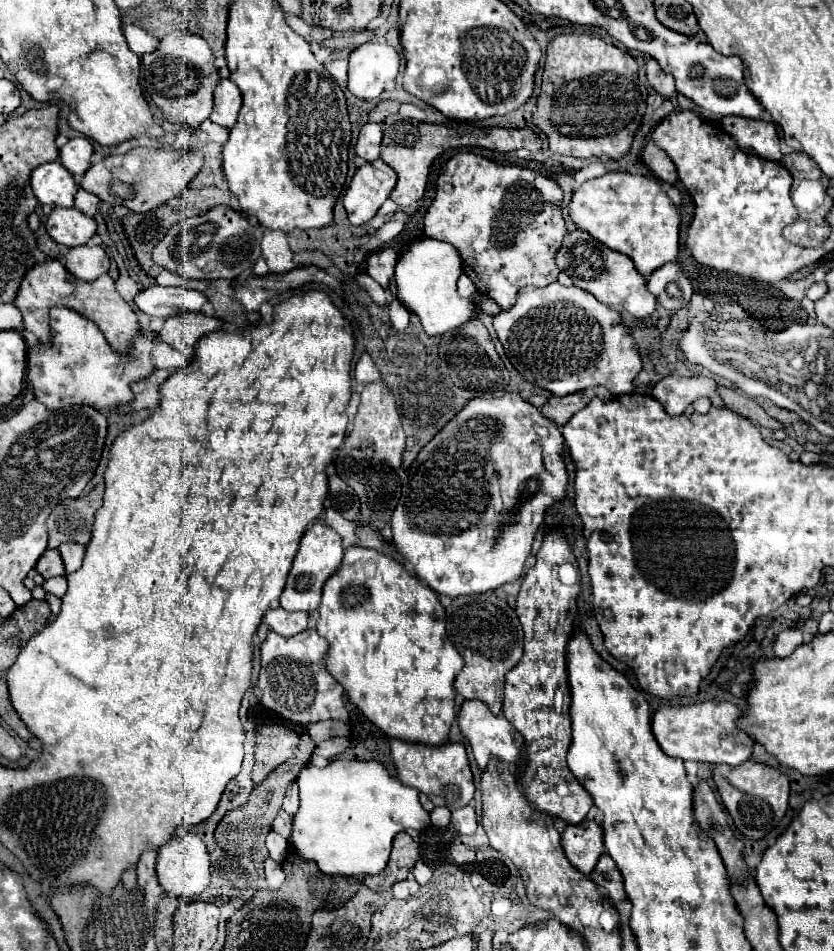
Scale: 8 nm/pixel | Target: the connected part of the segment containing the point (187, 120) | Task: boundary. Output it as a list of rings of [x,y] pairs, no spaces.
[[[171,32],[161,38],[159,48],[141,58],[143,62],[143,82],[149,98],[163,112],[165,120],[173,124],[183,124],[197,128],[209,118],[213,110],[213,90],[219,82],[219,72],[215,68],[215,56],[205,44],[205,40],[191,32]]]

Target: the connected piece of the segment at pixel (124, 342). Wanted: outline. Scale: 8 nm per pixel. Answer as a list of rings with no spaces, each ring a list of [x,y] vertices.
[[[47,258],[45,262],[33,266],[33,270],[27,270],[27,276],[21,280],[21,286],[17,292],[19,294],[13,304],[23,314],[23,326],[25,326],[25,330],[33,332],[41,342],[49,342],[49,308],[51,306],[67,306],[67,308],[91,318],[93,322],[97,322],[105,340],[117,352],[125,352],[133,340],[133,334],[139,330],[135,312],[115,290],[115,282],[111,280],[109,274],[105,274],[93,282],[81,282],[73,274],[69,274],[69,270],[59,260]]]

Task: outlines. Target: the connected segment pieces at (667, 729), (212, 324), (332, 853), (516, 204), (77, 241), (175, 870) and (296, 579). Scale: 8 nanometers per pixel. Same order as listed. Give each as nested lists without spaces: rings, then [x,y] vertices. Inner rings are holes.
[[[727,700],[695,702],[689,706],[661,706],[651,718],[651,728],[667,756],[709,764],[739,766],[751,758],[755,746],[755,742],[745,732],[737,730],[735,722],[739,714],[741,710]]]
[[[185,312],[165,320],[165,326],[157,334],[165,344],[179,350],[187,360],[193,360],[199,338],[217,330],[223,330],[221,320],[197,312]]]
[[[333,760],[325,768],[307,764],[297,778],[297,786],[301,804],[293,816],[293,832],[287,838],[289,846],[299,858],[317,862],[319,870],[329,876],[381,874],[389,862],[393,838],[407,828],[429,826],[429,814],[419,804],[419,792],[403,786],[397,778],[391,778],[385,766],[377,760]]]
[[[457,152],[447,164],[445,168],[441,170],[439,174],[439,180],[437,180],[437,192],[435,192],[435,198],[431,202],[431,206],[427,208],[427,214],[425,214],[425,234],[429,238],[435,238],[435,240],[443,240],[443,242],[449,242],[451,246],[457,248],[461,260],[463,260],[463,272],[473,280],[473,284],[477,286],[477,290],[489,298],[493,298],[501,310],[509,310],[513,304],[515,304],[515,296],[517,292],[523,288],[523,286],[549,286],[551,282],[557,280],[559,276],[559,268],[555,264],[555,254],[557,250],[561,248],[561,242],[567,234],[567,226],[565,226],[565,220],[561,216],[561,200],[563,200],[563,190],[559,188],[559,184],[547,176],[541,176],[529,168],[521,168],[521,166],[503,166],[503,164],[497,164],[497,162],[491,162],[489,158],[485,156],[479,156],[479,154],[473,154],[473,152]]]
[[[53,208],[45,228],[57,244],[73,248],[89,242],[89,238],[97,232],[97,222],[77,208]]]
[[[185,834],[185,836],[173,836],[167,844],[161,846],[159,856],[157,856],[157,878],[167,894],[175,894],[179,898],[193,898],[201,894],[211,880],[209,872],[209,854],[207,846],[197,834]]]
[[[315,522],[313,526],[309,526],[305,530],[303,538],[301,538],[299,552],[295,556],[291,574],[289,574],[285,590],[281,594],[281,608],[285,608],[285,610],[305,610],[305,612],[317,610],[317,606],[321,602],[321,588],[327,582],[327,578],[333,572],[337,572],[337,568],[341,566],[343,552],[345,550],[341,546],[341,536],[333,528],[329,528],[321,522]]]

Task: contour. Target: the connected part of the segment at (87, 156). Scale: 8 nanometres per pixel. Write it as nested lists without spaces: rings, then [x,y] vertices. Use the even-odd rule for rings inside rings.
[[[85,136],[71,138],[63,148],[61,148],[61,164],[71,172],[83,176],[89,166],[91,166],[91,154],[93,154],[93,144]]]

